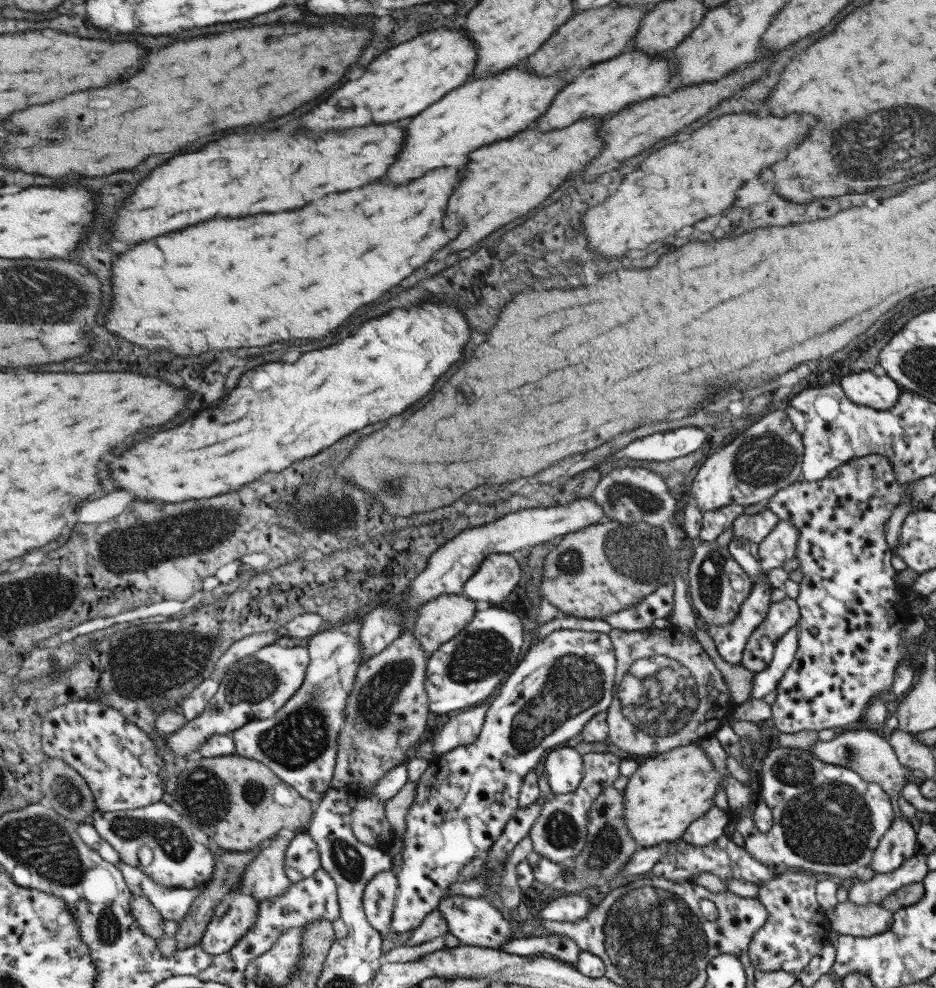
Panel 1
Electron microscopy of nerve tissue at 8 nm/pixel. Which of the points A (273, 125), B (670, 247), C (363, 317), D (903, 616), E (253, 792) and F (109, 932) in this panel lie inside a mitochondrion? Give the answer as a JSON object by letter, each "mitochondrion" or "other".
{"A":"other","B":"other","C":"other","D":"other","E":"mitochondrion","F":"mitochondrion"}

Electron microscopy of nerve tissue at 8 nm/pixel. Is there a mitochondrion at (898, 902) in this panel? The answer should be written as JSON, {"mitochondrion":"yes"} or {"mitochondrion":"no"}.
{"mitochondrion":"no"}

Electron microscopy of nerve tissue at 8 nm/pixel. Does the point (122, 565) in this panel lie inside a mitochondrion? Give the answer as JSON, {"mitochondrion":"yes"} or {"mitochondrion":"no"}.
{"mitochondrion":"yes"}

